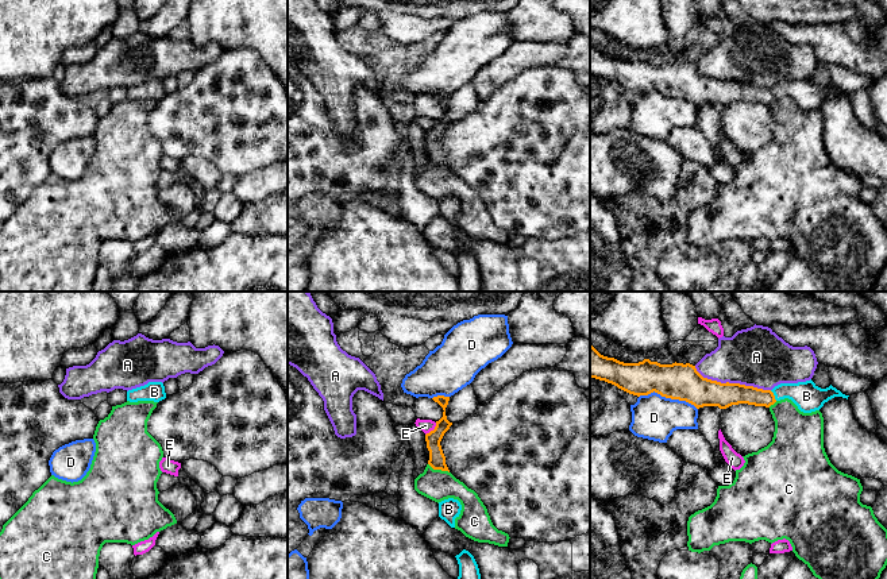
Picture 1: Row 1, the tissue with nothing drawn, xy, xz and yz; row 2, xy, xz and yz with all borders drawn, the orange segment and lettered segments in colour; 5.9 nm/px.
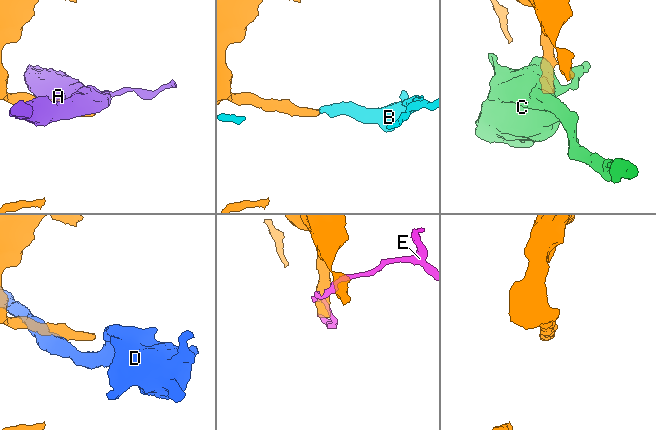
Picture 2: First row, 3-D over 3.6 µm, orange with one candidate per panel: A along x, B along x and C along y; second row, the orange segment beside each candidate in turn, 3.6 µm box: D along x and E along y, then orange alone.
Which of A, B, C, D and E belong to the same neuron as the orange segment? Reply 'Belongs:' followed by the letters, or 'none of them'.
Belongs: B

